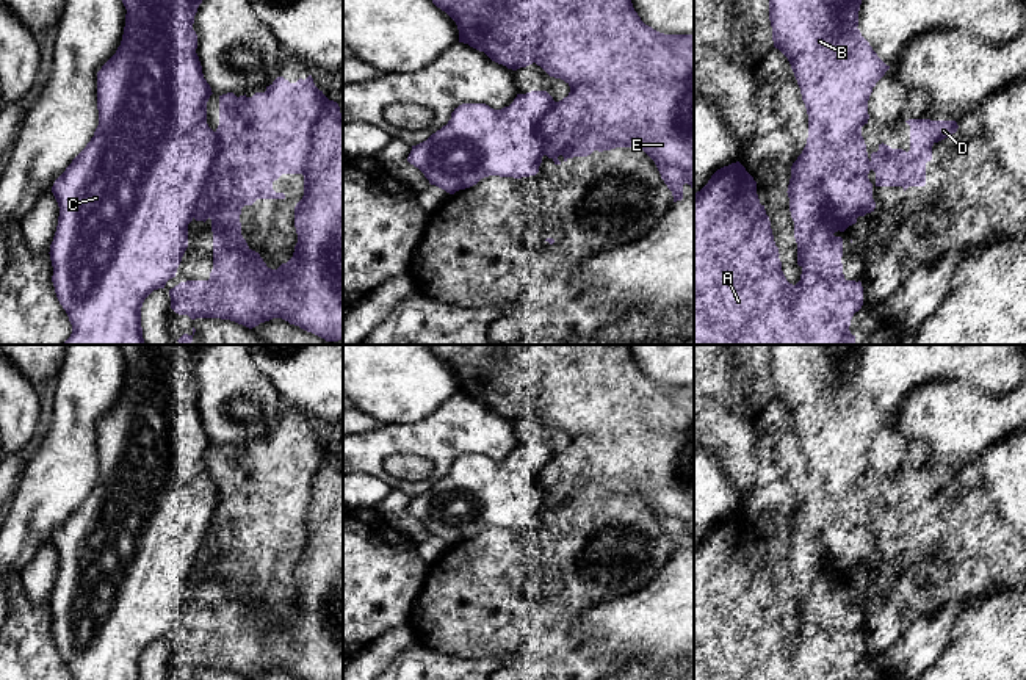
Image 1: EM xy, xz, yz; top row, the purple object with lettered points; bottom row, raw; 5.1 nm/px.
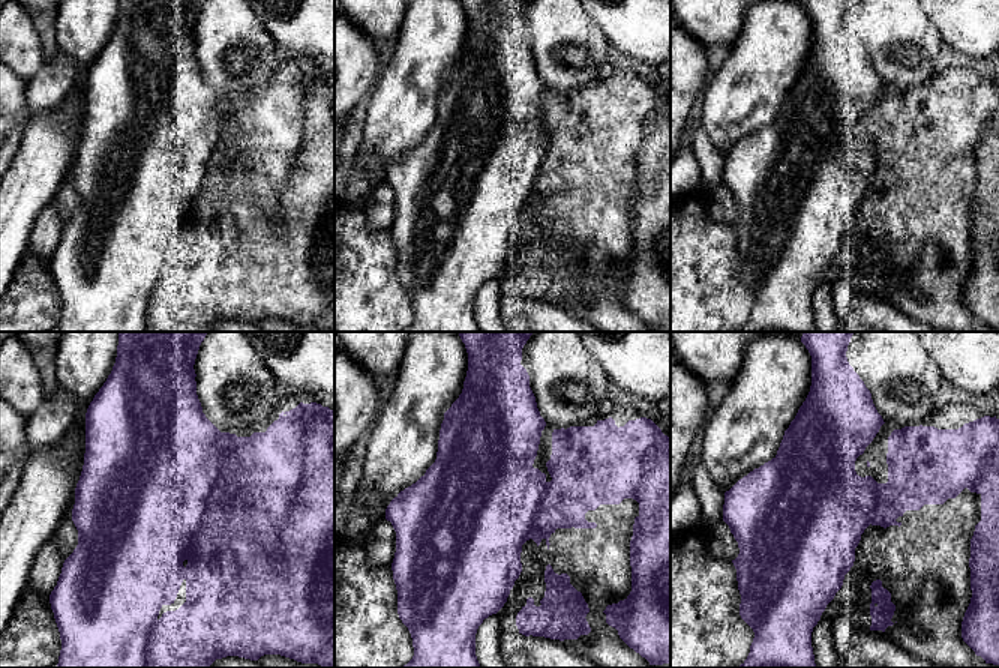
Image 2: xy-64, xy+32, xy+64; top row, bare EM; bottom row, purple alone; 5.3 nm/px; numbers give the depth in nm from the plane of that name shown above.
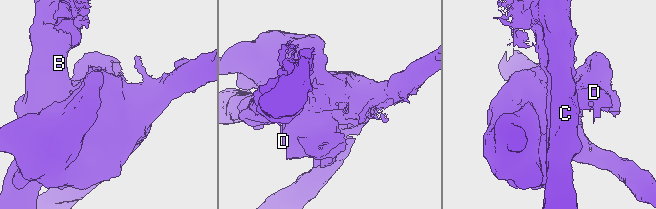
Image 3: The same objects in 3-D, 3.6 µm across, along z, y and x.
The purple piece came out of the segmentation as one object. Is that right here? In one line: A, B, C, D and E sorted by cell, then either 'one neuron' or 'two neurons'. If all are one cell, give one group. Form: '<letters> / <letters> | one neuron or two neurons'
A D E / B C | two neurons

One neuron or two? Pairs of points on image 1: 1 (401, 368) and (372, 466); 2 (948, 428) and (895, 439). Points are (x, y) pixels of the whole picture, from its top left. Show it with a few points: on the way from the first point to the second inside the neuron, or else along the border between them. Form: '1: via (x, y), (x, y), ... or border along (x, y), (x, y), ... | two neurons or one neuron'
1: border along (420, 419), (382, 425) | two neurons
2: border along (890, 417), (907, 439) | two neurons

